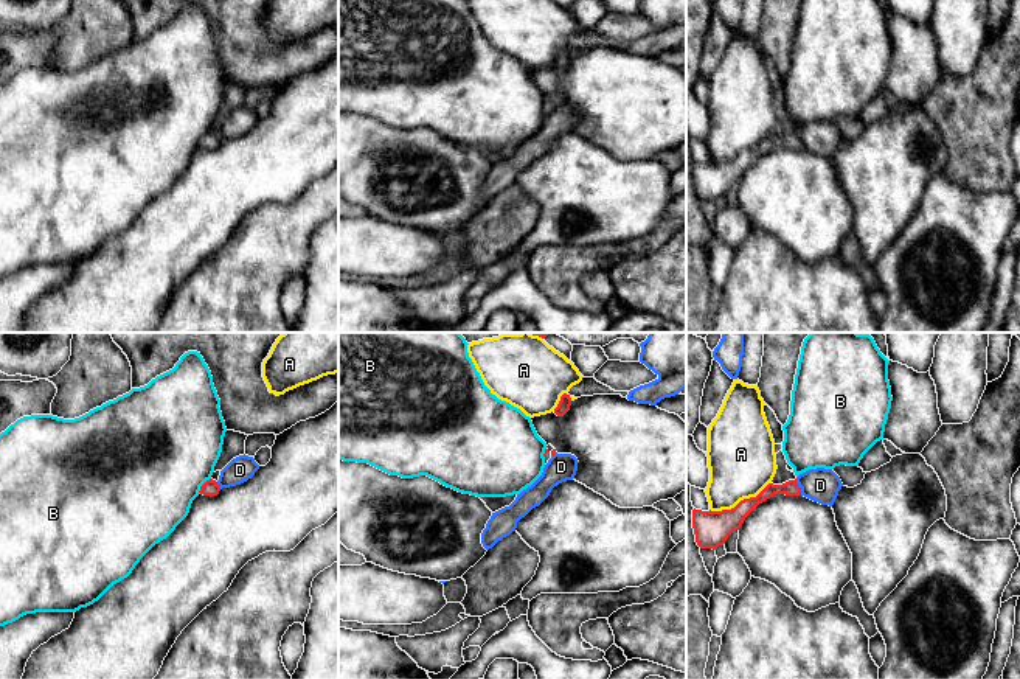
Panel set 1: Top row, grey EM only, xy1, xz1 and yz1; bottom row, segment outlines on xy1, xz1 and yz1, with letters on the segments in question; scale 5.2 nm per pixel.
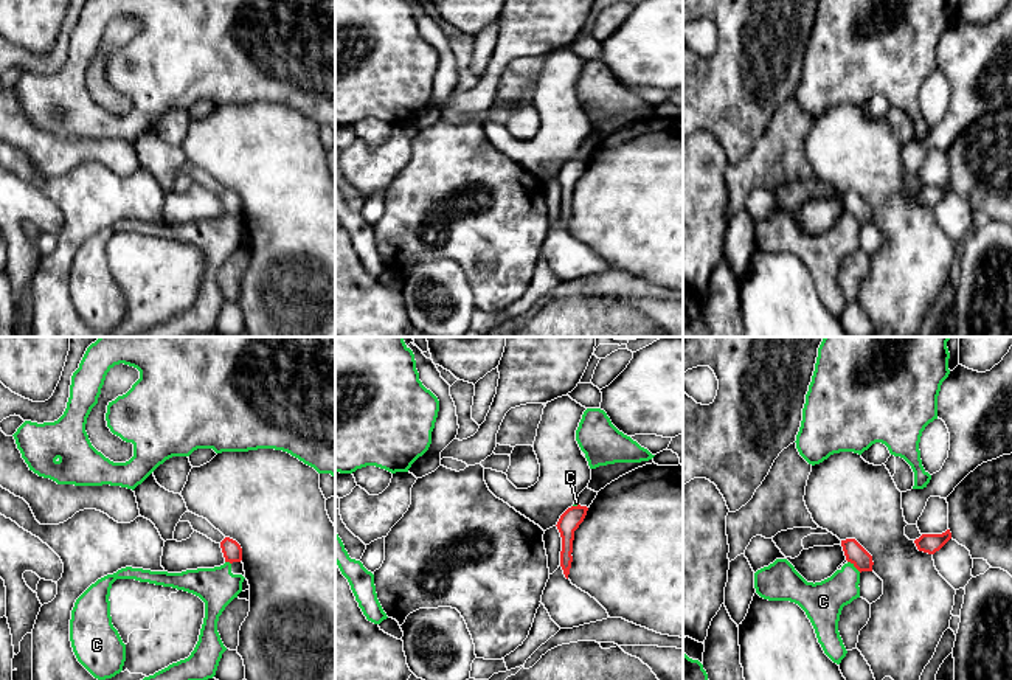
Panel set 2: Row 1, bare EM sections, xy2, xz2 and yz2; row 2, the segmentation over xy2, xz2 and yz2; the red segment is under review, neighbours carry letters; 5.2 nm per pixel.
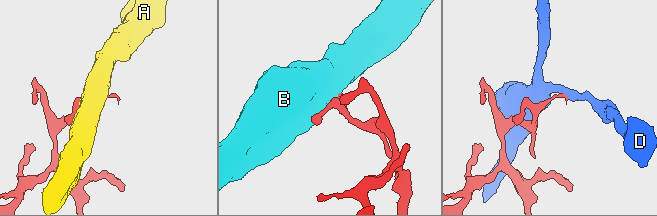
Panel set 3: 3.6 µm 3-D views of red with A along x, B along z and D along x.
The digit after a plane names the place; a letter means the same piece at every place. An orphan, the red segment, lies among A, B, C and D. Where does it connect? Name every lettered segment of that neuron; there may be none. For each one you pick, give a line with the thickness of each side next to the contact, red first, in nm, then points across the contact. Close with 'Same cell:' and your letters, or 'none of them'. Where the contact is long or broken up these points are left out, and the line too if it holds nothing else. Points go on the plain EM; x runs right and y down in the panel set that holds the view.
Same cell: none of them

